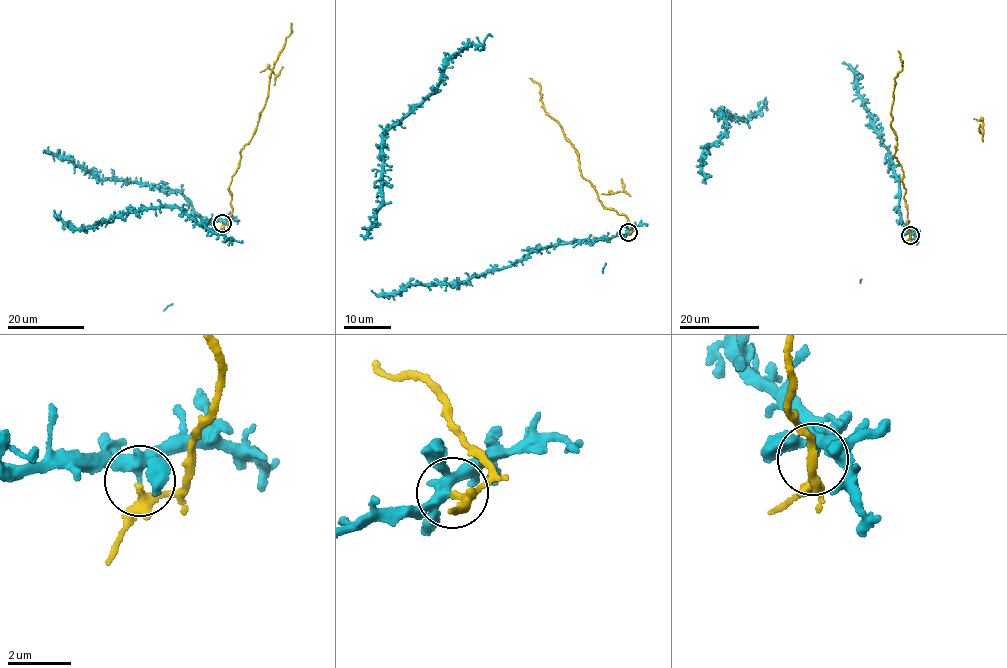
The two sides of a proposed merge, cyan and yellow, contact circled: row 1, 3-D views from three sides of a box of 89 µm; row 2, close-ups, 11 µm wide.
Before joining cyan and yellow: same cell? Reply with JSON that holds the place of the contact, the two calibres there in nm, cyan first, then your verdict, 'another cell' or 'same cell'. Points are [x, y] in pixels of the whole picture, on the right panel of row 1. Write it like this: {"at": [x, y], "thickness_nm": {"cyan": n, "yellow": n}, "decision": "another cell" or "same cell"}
{"at": [910, 235], "thickness_nm": {"cyan": 280, "yellow": 240}, "decision": "another cell"}

